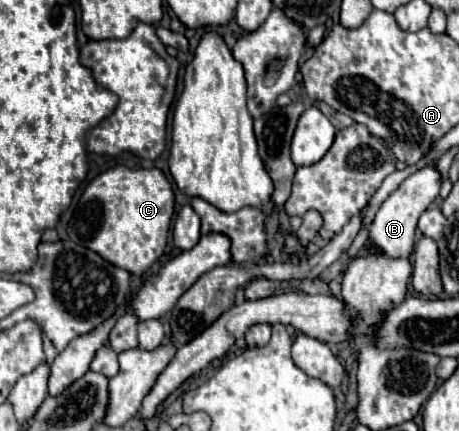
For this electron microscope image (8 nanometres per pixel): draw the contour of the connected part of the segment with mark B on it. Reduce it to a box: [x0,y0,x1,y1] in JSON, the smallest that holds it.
[369,167,439,259]

